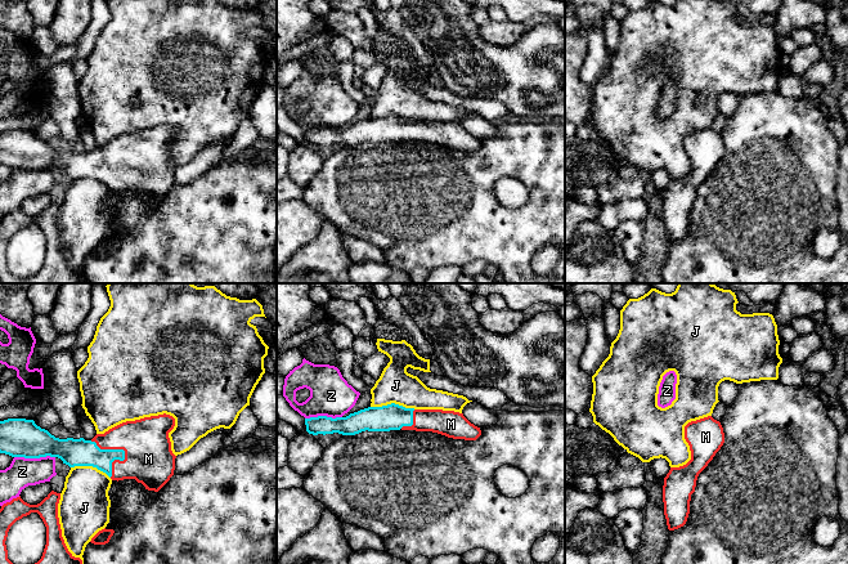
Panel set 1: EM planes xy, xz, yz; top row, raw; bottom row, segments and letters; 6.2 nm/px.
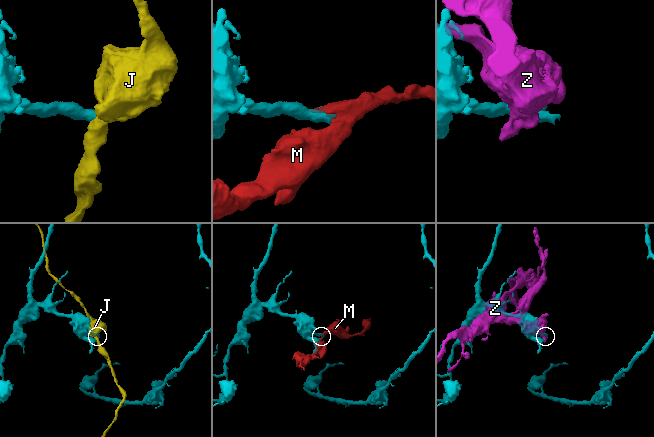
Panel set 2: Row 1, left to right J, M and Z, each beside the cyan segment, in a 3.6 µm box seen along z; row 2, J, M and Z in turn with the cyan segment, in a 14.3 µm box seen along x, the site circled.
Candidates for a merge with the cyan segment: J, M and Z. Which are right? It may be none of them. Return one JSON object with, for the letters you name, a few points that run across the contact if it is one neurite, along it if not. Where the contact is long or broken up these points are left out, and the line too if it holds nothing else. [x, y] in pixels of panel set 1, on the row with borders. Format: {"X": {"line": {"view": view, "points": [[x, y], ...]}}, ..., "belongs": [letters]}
{"belongs": ["M"]}

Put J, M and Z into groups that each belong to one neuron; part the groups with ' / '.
J / M / Z

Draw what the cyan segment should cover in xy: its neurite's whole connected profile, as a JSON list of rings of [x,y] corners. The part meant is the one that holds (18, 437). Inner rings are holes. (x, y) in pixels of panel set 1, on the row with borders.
[[[170,415],[122,422],[91,440],[59,439],[33,420],[0,421],[0,453],[12,457],[58,457],[69,467],[93,466],[112,480],[135,479],[158,492],[174,475],[176,456],[169,433],[175,426]]]

